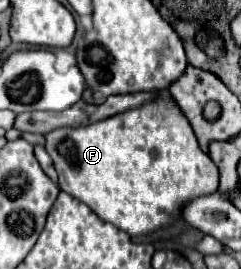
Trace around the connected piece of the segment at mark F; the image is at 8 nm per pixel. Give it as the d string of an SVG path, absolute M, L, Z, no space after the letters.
M169 91L157 93L159 99L151 99L151 103L113 115L111 119L87 127L61 127L45 135L45 151L53 159L61 191L83 201L103 221L113 223L129 235L145 235L181 219L179 213L187 201L215 193L219 187L219 171L211 157L201 151L187 117L177 107L177 101L173 101Z

